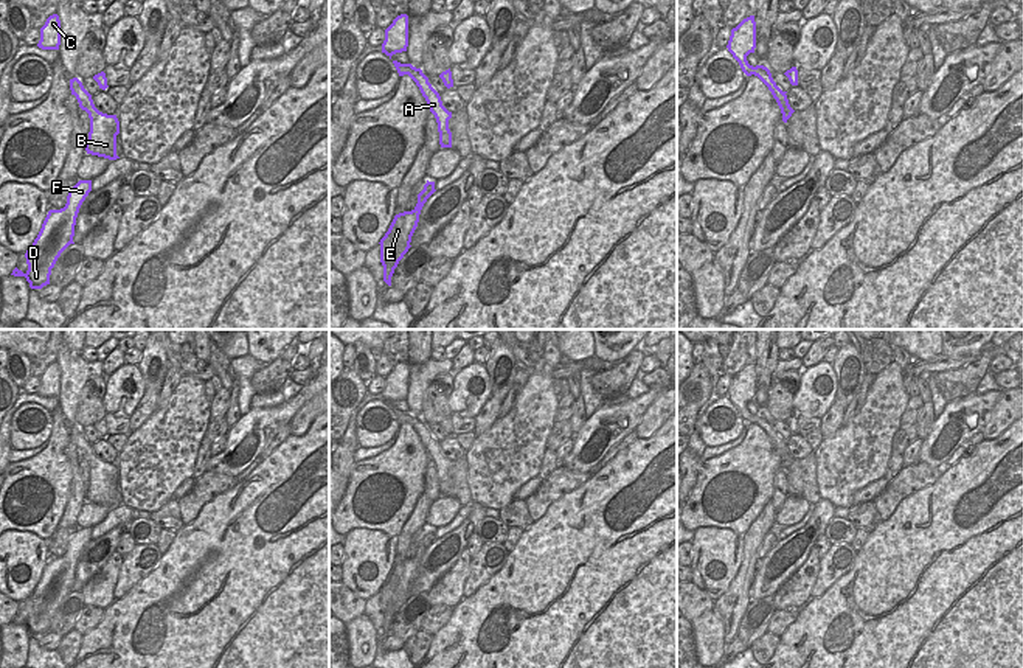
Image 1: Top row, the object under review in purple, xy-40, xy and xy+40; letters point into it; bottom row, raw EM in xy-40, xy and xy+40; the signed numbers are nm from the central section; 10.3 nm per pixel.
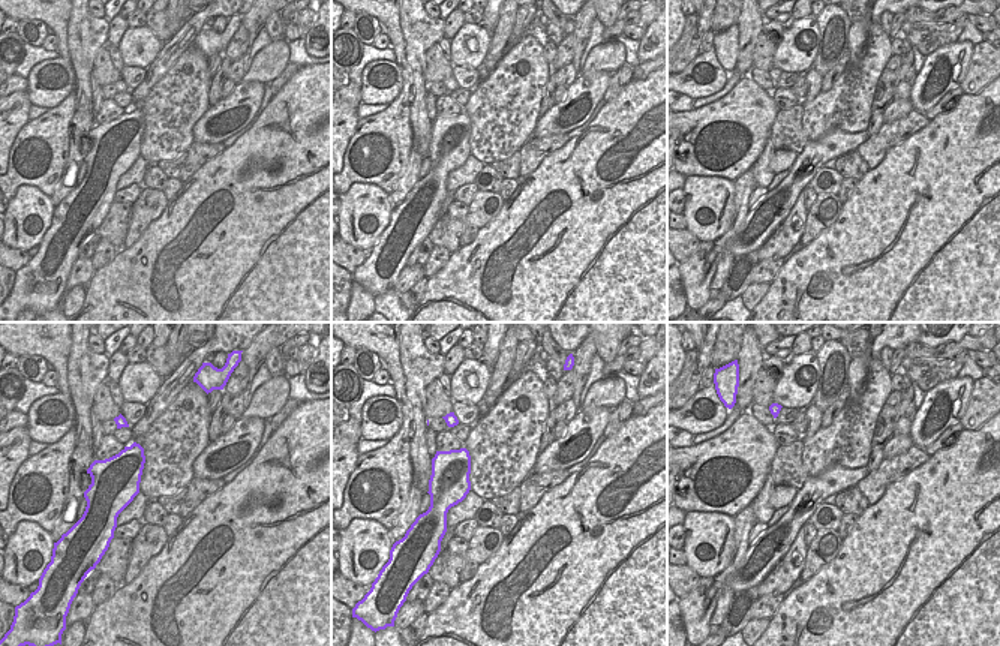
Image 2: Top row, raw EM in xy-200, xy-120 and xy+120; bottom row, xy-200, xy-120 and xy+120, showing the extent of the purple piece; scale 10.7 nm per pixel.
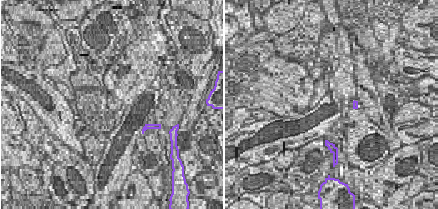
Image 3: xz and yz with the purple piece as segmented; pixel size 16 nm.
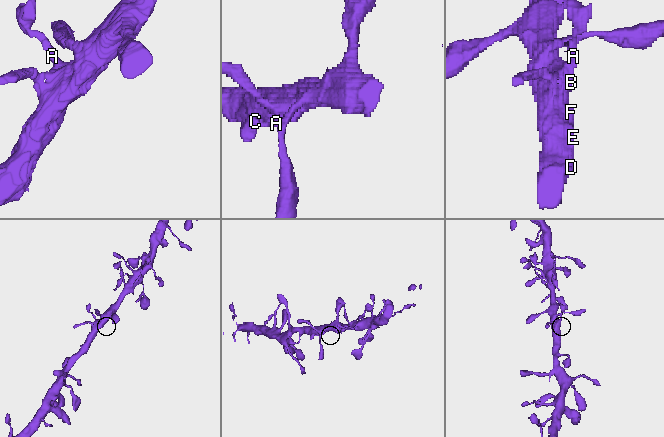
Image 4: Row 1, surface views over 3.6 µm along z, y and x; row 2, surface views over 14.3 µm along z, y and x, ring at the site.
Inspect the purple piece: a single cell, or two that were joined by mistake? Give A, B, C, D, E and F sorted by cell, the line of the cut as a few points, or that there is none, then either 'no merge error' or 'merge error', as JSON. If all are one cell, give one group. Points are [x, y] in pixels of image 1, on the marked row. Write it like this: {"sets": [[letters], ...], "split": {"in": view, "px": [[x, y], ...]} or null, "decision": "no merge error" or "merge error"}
{"sets": [["A", "B", "C", "D", "E", "F"]], "split": null, "decision": "no merge error"}

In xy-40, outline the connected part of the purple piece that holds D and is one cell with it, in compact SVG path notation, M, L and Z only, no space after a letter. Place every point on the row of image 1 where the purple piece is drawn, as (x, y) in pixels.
M79 180L68 191L65 207L48 211L37 238L25 253L28 270L23 273L16 267L11 275L25 277L31 289L50 284L57 258L70 244L75 244L76 217L90 191L92 180Z

